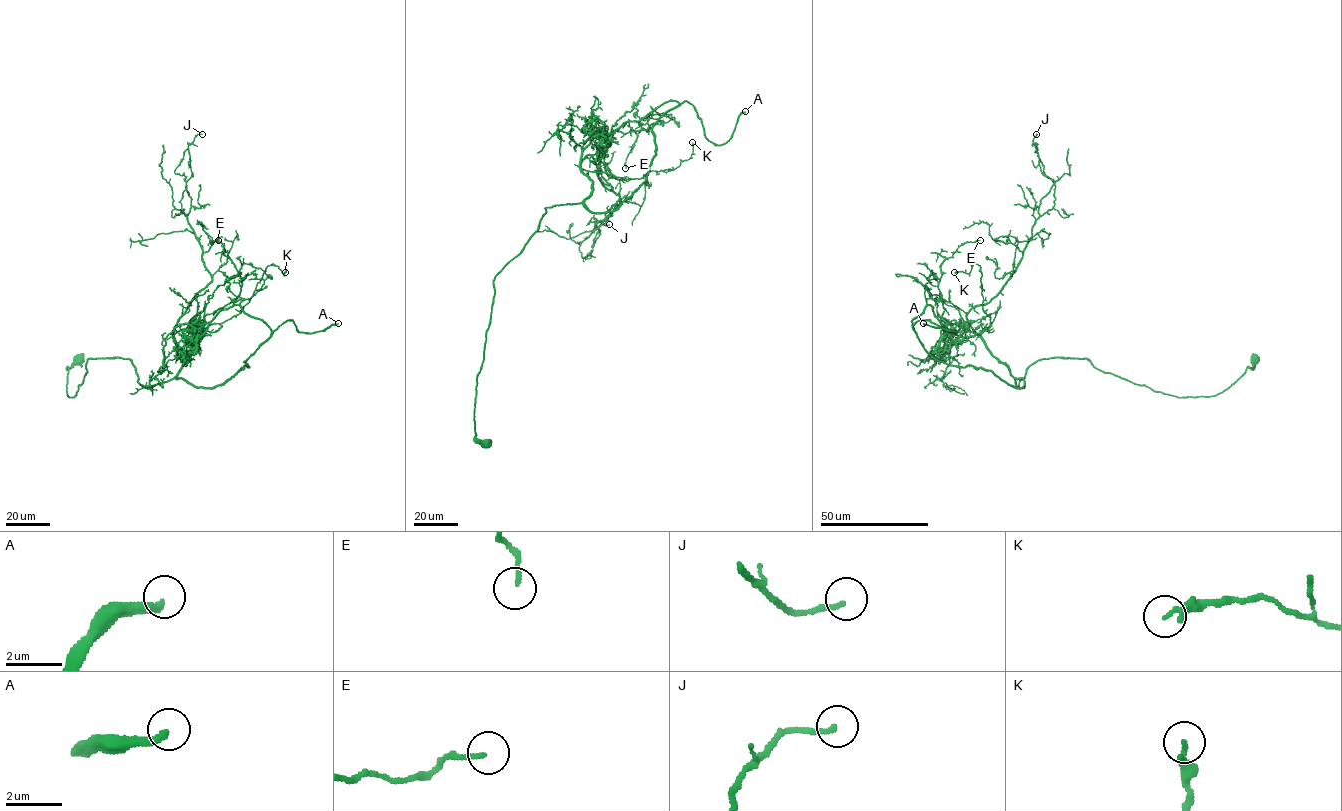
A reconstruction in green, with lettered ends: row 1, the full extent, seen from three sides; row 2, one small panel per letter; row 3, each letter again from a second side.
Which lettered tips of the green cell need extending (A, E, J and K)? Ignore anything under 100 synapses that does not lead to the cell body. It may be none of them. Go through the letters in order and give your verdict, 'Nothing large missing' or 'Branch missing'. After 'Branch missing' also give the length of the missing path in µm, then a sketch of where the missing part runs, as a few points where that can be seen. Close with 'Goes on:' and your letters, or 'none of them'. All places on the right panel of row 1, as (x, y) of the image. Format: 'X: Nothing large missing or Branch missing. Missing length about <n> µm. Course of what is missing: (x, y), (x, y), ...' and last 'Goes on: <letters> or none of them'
A: Branch missing. Missing length about 100 µm. Course of what is missing: (923, 323), (911, 317), (931, 301), (939, 311), (940, 319), (929, 339), (901, 347), (894, 339)
E: Nothing large missing
J: Nothing large missing
K: Nothing large missing
Goes on: A

